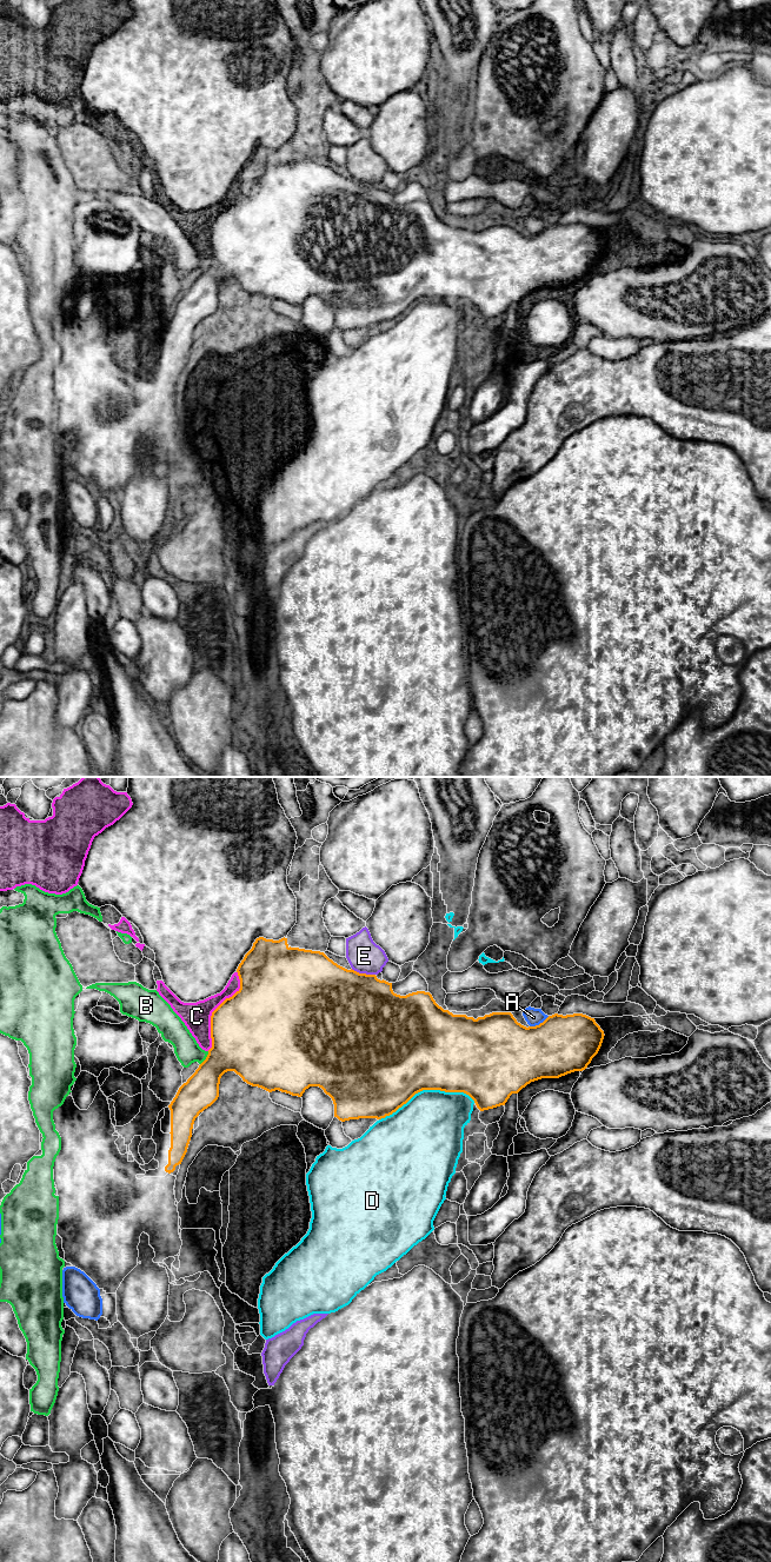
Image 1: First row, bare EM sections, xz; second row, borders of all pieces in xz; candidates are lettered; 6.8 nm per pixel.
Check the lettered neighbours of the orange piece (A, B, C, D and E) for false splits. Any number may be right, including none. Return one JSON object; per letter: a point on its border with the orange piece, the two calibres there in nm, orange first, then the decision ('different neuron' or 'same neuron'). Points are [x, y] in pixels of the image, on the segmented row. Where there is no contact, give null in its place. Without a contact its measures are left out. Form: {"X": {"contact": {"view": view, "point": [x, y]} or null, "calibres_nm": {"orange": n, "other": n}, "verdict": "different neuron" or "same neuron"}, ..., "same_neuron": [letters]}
{"A": {"contact": {"view": "xz", "point": [540, 1023]}, "calibres_nm": {"orange": 400, "other": 120}, "verdict": "different neuron"}, "B": {"contact": {"view": "xz", "point": [206, 1058]}, "calibres_nm": {"orange": 380, "other": 170}, "verdict": "different neuron"}, "C": {"contact": {"view": "xz", "point": [214, 1010]}, "calibres_nm": {"orange": 480, "other": 190}, "verdict": "different neuron"}, "D": {"contact": {"view": "xz", "point": [426, 1089]}, "calibres_nm": {"orange": 500, "other": 460}, "verdict": "different neuron"}, "E": {"contact": {"view": "xz", "point": [363, 974]}, "calibres_nm": {"orange": 500, "other": 220}, "verdict": "different neuron"}, "same_neuron": []}

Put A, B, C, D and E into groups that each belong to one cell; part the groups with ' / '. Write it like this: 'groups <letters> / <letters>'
groups A / B / C / D / E

